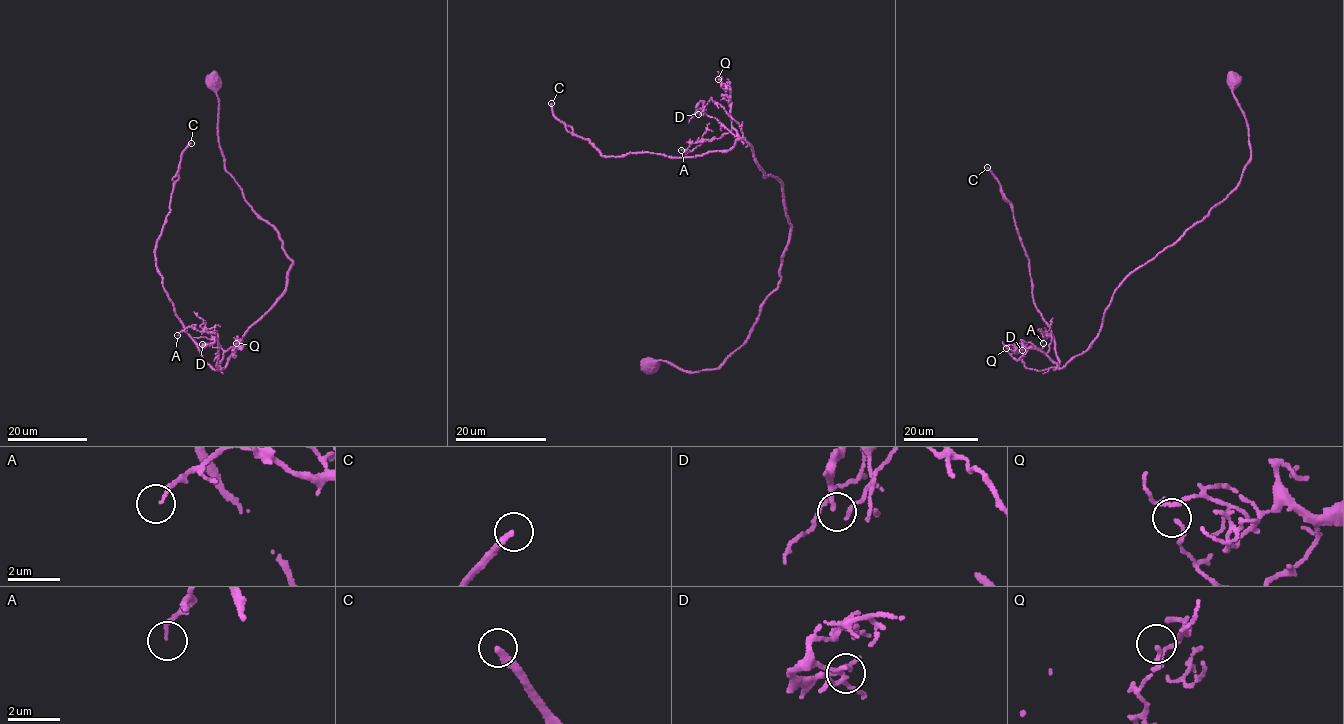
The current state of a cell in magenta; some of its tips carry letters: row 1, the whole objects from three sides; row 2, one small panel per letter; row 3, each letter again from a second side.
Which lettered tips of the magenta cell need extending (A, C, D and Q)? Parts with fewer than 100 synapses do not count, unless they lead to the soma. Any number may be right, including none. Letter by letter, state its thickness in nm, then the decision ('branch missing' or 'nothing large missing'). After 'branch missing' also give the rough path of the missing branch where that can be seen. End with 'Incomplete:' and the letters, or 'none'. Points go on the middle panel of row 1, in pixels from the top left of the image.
A: calibre 130 nm; nothing large missing
C: calibre 240 nm; branch missing; course (551, 103), (549, 79), (557, 68), (559, 50), (575, 44), (586, 21), (583, 3)
D: calibre 100 nm; nothing large missing
Q: calibre 130 nm; nothing large missing
Incomplete: C

